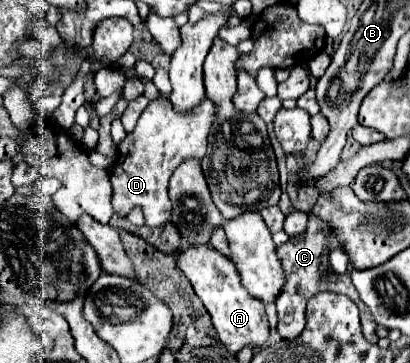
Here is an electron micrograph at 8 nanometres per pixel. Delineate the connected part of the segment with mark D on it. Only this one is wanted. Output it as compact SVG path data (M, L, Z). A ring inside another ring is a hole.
M161 96L151 100L143 110L133 132L117 146L117 162L111 170L113 184L113 210L127 216L133 206L141 206L147 226L161 226L171 218L171 202L167 196L167 186L173 170L185 158L203 158L207 150L209 128L217 116L217 106L205 98L197 108L189 112L177 112L171 100Z

